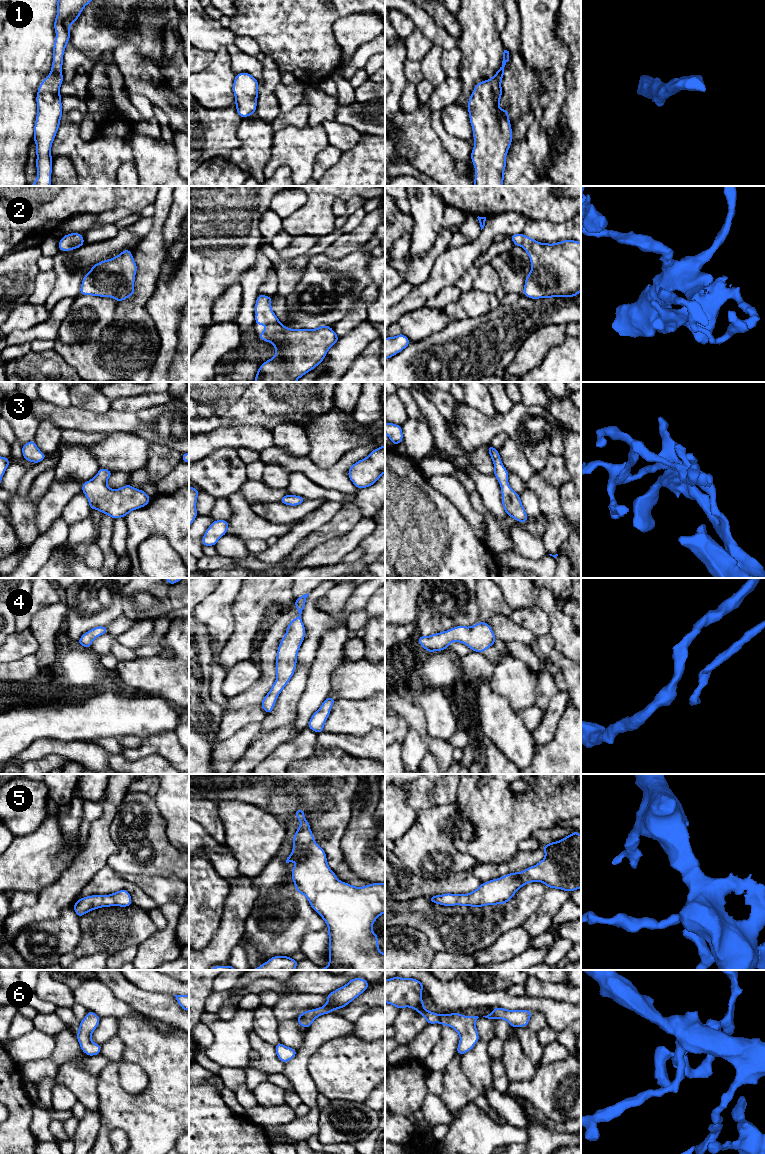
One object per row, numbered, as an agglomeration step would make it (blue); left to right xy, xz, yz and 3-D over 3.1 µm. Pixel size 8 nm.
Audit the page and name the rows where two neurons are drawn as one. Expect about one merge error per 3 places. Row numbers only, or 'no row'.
no row

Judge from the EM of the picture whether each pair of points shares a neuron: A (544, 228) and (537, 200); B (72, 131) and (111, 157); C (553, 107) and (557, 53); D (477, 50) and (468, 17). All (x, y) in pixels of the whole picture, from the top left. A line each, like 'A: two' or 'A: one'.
A: two
B: one
C: one
D: one

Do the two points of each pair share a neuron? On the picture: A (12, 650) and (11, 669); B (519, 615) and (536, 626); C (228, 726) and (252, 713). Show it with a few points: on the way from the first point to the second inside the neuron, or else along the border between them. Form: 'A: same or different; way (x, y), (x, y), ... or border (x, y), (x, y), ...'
A: different; border (33, 653), (10, 661)
B: same; way (523, 617), (528, 618), (532, 622)
C: same; way (234, 720), (246, 715)

